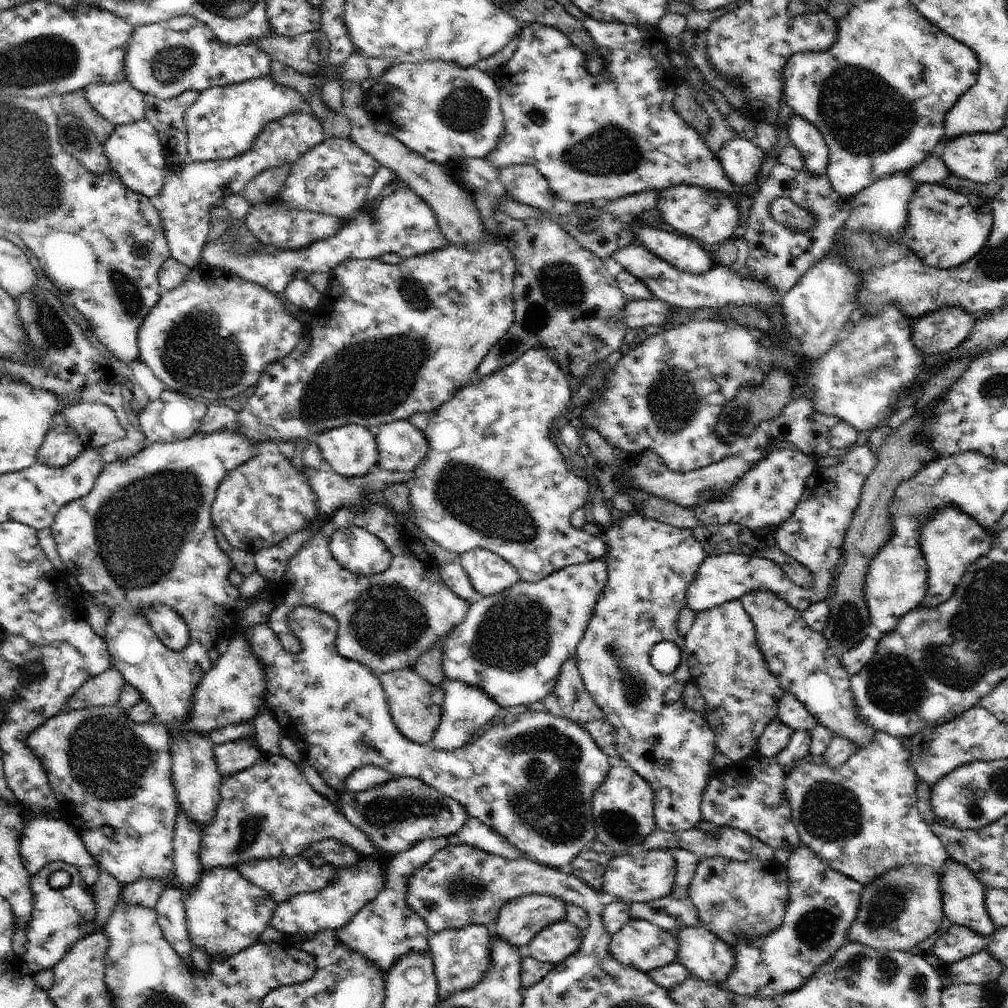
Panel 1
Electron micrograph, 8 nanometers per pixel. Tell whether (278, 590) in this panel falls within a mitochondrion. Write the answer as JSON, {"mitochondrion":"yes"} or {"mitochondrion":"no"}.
{"mitochondrion":"no"}

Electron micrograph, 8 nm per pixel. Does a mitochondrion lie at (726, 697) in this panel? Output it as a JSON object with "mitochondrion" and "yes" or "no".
{"mitochondrion":"no"}

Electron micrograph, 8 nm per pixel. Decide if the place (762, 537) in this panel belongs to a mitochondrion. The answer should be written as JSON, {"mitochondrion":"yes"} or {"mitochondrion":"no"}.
{"mitochondrion":"no"}

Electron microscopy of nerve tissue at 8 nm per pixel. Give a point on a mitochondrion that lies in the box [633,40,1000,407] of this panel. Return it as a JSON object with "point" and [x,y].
{"point":[865,116]}

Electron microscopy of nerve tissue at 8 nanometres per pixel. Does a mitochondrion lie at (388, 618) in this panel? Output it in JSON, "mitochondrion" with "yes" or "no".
{"mitochondrion":"yes"}

